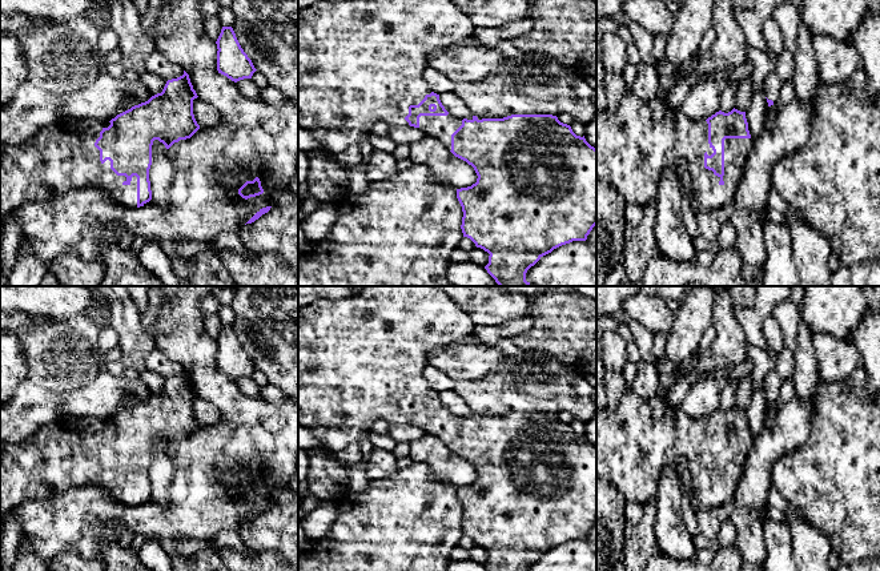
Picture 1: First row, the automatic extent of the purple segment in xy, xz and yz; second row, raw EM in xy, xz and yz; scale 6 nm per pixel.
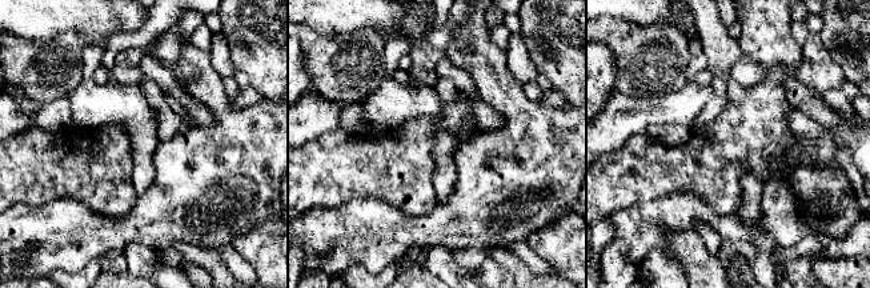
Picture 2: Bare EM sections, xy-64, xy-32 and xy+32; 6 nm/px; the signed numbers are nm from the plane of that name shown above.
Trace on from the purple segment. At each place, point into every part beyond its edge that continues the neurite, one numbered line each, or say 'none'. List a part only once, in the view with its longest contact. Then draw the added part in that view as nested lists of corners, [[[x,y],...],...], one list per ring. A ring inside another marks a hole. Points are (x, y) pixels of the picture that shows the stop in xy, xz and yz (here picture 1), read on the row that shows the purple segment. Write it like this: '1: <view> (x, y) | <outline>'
1: yz (635, 143) | [[[628,91],[615,110],[596,113],[596,177],[608,182],[626,204],[647,209],[651,200],[656,198],[660,173],[674,170],[678,174],[679,161],[686,160],[692,184],[692,206],[696,213],[708,212],[735,200],[754,144],[752,138],[724,140],[724,176],[720,178],[704,168],[704,154],[714,153],[708,144],[707,121],[690,121],[658,98],[643,101]]]

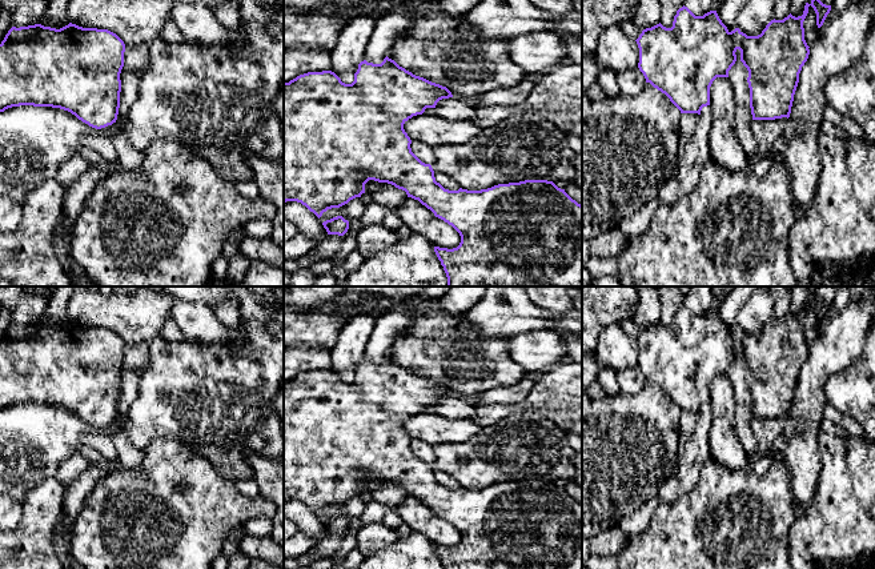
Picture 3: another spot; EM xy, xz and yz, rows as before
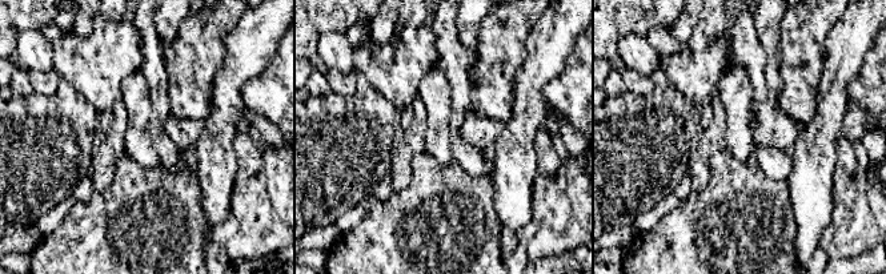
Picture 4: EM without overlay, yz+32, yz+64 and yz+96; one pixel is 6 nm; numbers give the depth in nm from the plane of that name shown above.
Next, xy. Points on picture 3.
none

